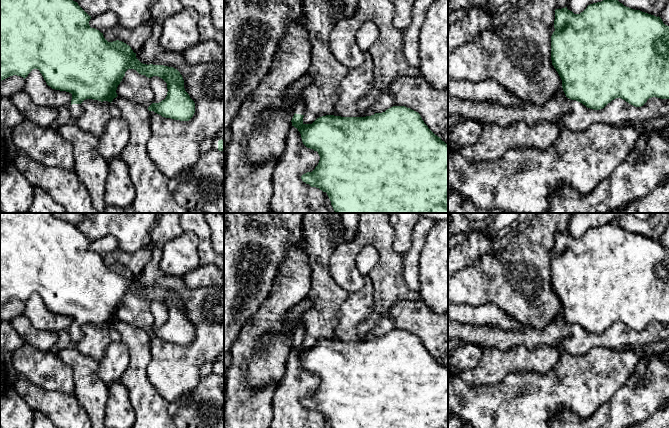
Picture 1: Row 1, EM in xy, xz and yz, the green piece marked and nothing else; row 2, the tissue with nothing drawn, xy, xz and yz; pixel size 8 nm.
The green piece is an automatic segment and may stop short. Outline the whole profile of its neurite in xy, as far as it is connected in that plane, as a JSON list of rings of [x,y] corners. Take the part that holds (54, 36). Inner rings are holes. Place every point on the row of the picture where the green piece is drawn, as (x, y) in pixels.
[[[0,0],[0,81],[13,76],[24,79],[33,69],[38,69],[47,85],[52,89],[72,94],[70,111],[73,121],[82,113],[81,103],[86,99],[112,102],[118,95],[117,87],[128,69],[134,69],[148,78],[158,76],[167,83],[167,96],[159,103],[152,103],[149,111],[180,121],[189,121],[195,113],[195,103],[185,91],[180,72],[164,65],[143,64],[126,43],[116,40],[108,42],[103,33],[91,28],[89,16],[73,0]]]

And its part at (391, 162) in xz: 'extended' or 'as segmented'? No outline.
extended

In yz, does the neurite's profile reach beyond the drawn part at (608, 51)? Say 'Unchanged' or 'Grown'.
Unchanged

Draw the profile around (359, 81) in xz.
[[[364,51],[364,62],[350,68],[338,89],[335,112],[341,117],[362,117],[364,113],[359,111],[358,101],[371,90],[373,84],[373,58]]]

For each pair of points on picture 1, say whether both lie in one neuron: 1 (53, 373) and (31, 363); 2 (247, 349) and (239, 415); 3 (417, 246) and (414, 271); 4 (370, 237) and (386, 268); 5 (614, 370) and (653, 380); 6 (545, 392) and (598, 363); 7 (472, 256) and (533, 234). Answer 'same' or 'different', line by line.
1: same
2: same
3: same
4: same
5: different
6: same
7: different

